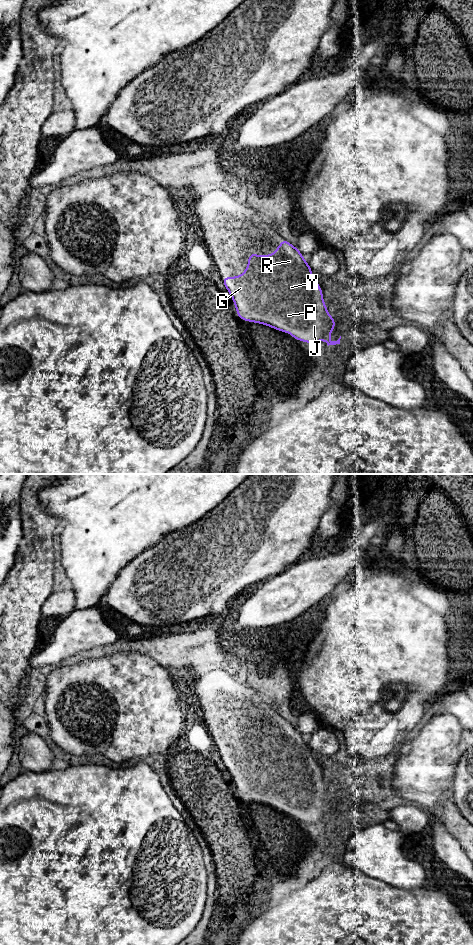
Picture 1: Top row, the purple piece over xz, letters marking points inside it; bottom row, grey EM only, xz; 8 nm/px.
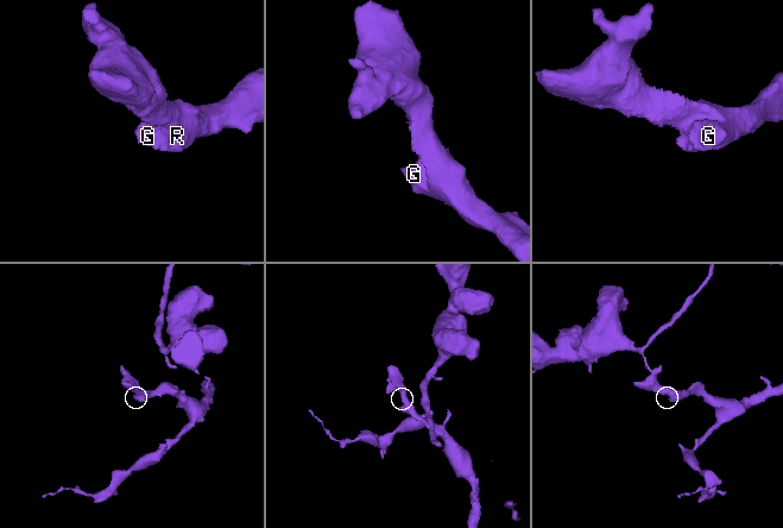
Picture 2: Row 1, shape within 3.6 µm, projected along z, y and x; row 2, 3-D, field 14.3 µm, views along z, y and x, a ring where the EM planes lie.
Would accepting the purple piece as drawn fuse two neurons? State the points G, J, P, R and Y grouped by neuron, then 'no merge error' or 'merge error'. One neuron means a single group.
G J P R Y | no merge error

